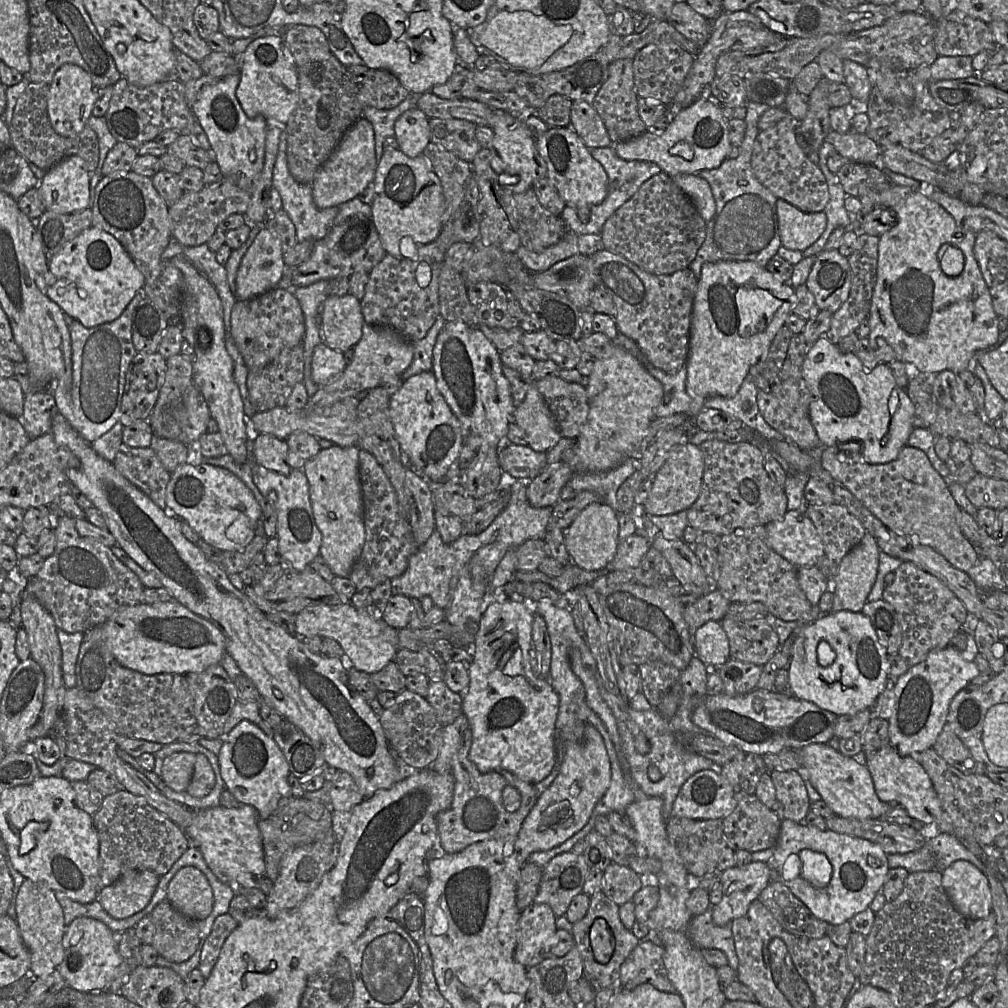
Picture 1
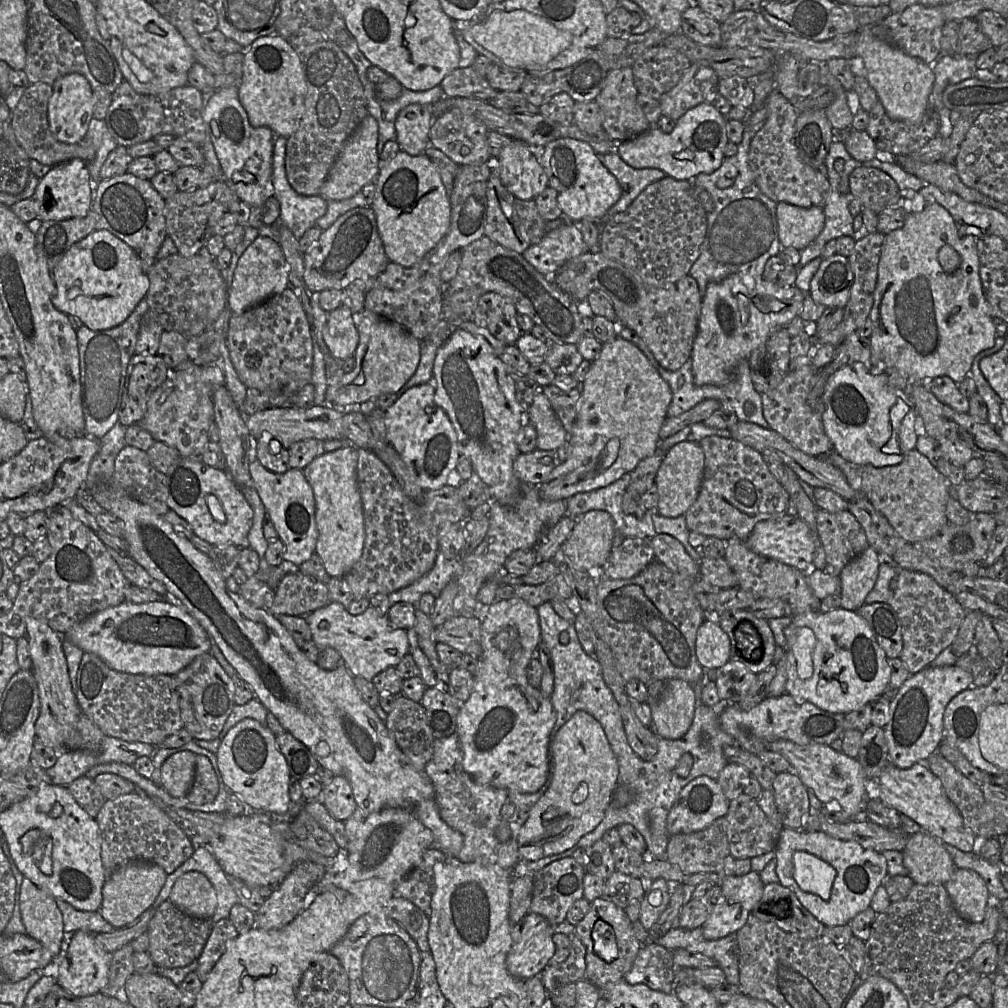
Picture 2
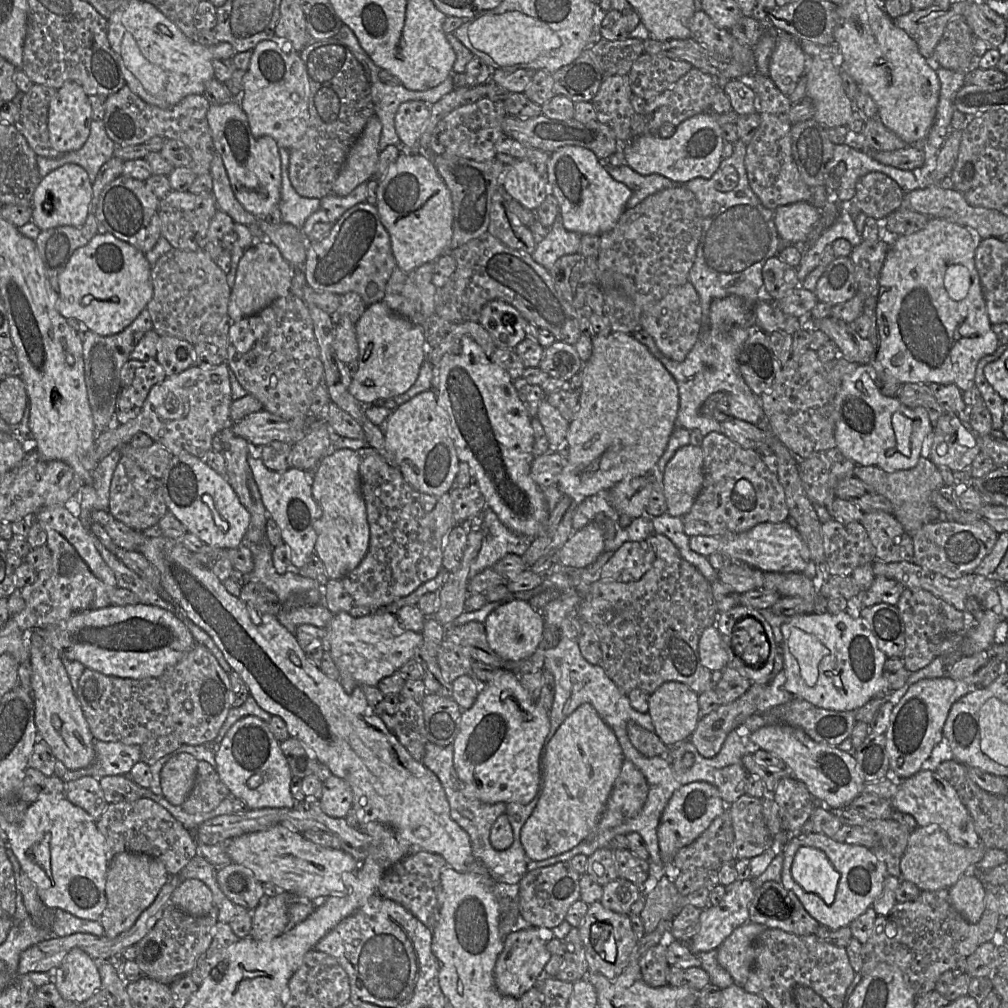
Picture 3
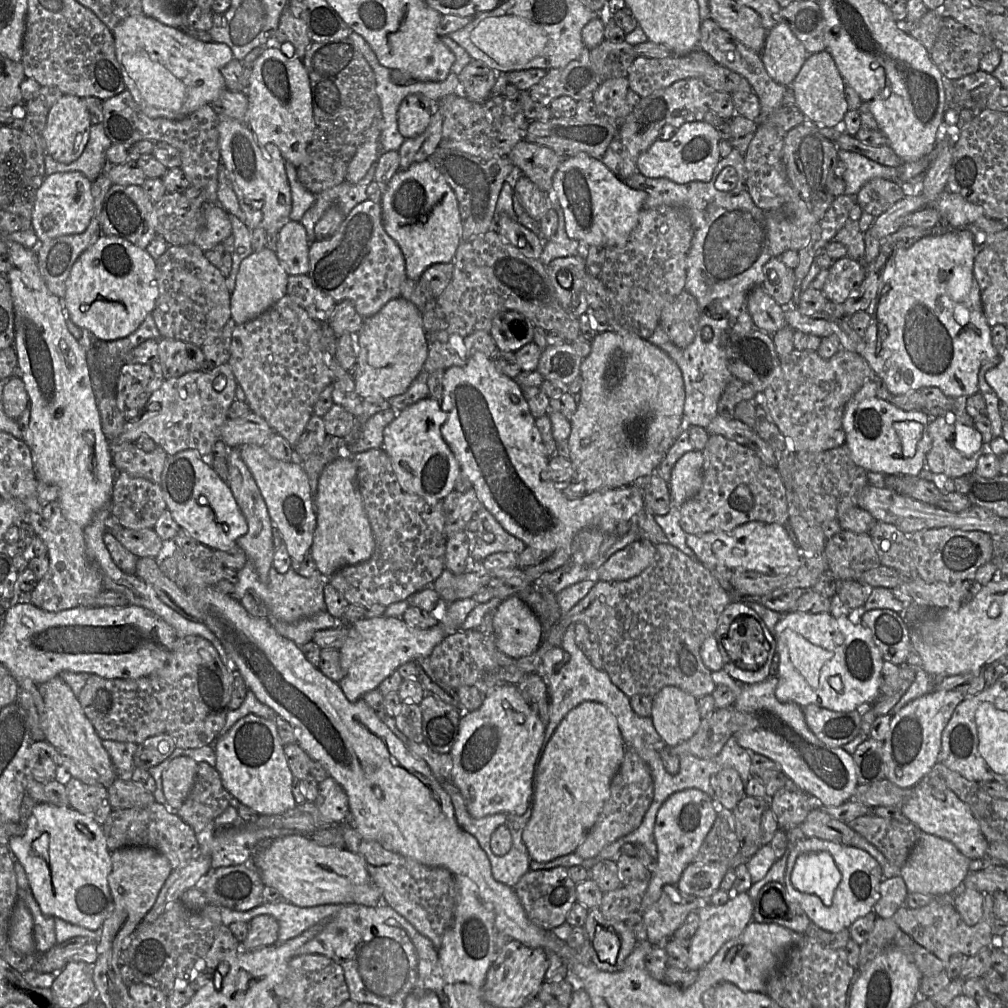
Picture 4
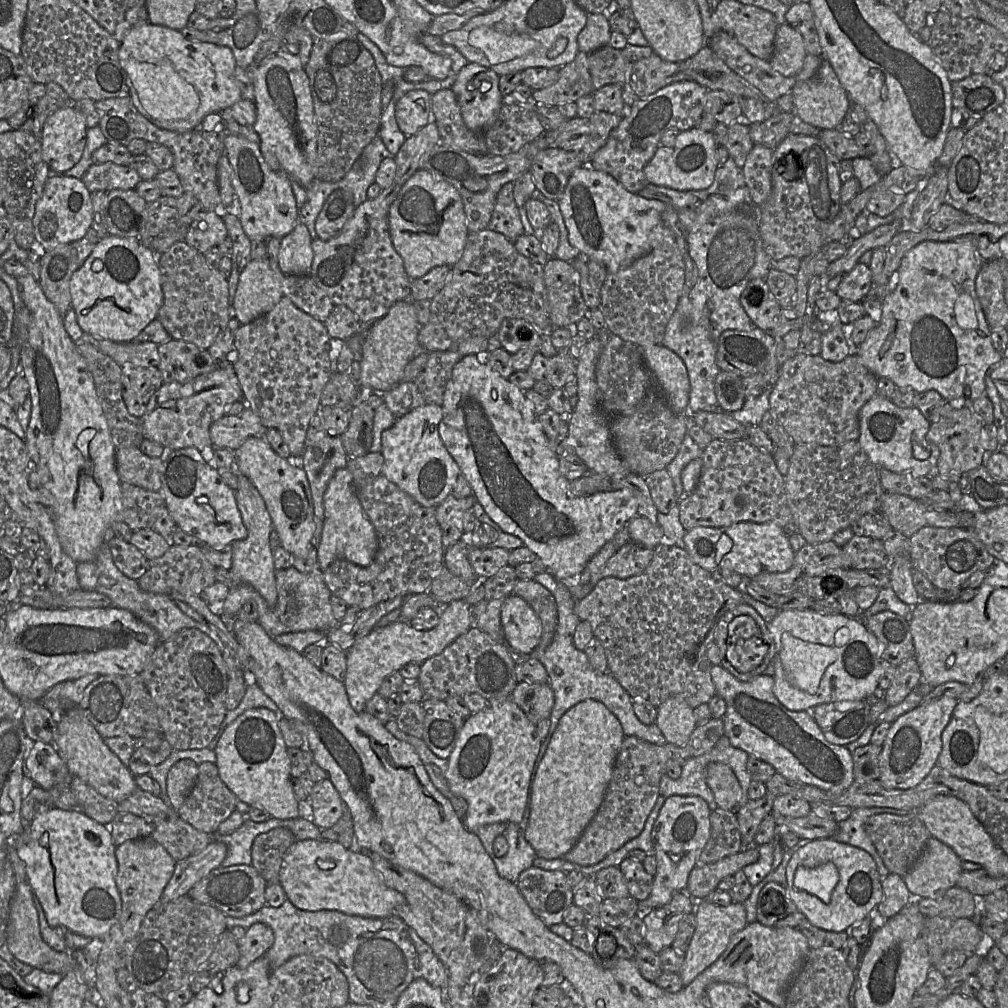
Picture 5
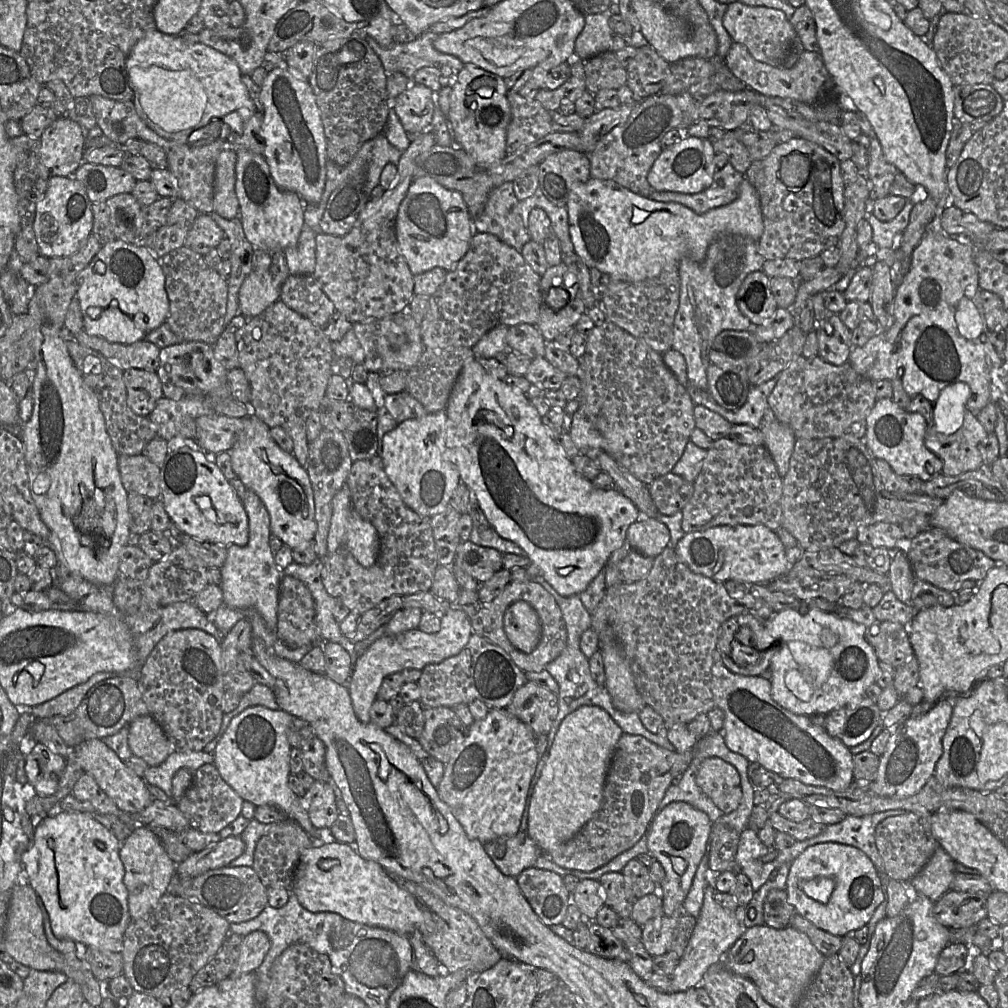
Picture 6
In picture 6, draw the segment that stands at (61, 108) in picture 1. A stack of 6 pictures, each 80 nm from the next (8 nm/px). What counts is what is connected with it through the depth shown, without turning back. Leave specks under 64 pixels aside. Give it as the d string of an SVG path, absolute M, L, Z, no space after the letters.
M66 115L43 132L39 157L51 176L71 177L82 164L86 131Z

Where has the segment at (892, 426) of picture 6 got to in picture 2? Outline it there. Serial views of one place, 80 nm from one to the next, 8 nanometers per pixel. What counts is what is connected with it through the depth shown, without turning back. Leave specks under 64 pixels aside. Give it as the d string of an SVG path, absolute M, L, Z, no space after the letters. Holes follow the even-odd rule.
M849 362L835 371L828 379L823 393L824 411L822 422L826 435L829 437L833 451L844 459L855 464L866 464L874 467L885 467L900 464L905 455L916 448L919 435L925 435L925 427L921 416L917 414L913 401L903 390L891 387L885 373L872 375L861 362ZM904 410L906 412L898 434L899 454L885 454L881 448L887 444L892 434L890 424L891 412Z

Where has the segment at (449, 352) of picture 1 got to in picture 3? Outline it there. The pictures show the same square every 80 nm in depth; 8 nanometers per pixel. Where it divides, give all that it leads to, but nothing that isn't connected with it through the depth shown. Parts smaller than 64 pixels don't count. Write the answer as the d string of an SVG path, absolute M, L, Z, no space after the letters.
M463 336L460 352L444 355L435 368L432 389L438 406L448 414L449 436L457 457L468 464L486 505L510 530L535 538L549 517L549 509L541 487L530 474L533 429L512 381L473 338Z

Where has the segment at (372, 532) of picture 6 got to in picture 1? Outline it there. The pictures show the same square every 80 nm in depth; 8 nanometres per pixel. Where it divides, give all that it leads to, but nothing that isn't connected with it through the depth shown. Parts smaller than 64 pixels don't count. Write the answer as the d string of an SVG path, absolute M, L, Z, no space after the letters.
M333 444L308 460L302 470L309 483L315 523L322 535L320 555L335 576L348 577L365 541L364 505L359 474L358 446Z

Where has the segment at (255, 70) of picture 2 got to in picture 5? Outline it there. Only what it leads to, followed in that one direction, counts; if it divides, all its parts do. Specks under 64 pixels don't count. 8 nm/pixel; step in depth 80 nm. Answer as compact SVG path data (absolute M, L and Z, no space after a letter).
M279 54L269 57L259 66L257 79L254 82L256 107L255 131L260 137L260 150L274 170L284 170L289 177L296 179L302 186L307 187L316 176L317 127L313 98L309 77L301 66L293 66Z

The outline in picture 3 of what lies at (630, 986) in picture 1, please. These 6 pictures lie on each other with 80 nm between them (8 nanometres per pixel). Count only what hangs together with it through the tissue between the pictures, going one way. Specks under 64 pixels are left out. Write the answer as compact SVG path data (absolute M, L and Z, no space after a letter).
M667 941L649 948L640 958L639 965L643 980L651 987L668 985L670 965L667 961Z

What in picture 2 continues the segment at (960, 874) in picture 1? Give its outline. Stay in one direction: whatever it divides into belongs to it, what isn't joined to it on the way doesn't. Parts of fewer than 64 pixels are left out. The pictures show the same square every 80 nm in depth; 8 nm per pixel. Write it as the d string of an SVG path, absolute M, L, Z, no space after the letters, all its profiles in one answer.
M956 868L944 886L955 910L963 919L983 921L989 894L978 873L971 869Z

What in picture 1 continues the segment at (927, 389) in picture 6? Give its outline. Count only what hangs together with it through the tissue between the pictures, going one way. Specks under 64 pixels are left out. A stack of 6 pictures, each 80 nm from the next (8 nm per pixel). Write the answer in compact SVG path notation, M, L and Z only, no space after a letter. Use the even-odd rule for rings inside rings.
M893 184L888 190L883 191L879 194L879 205L886 206L894 210L897 214L897 224L889 231L884 232L880 236L879 246L878 246L878 264L876 272L876 283L874 286L870 312L868 316L870 333L868 339L872 348L877 348L876 338L882 337L886 342L892 347L896 353L897 360L904 363L913 364L918 371L924 373L934 373L937 374L944 370L952 371L959 374L961 371L968 368L969 361L975 356L975 353L979 350L987 349L990 346L996 344L998 336L1000 333L998 327L997 314L992 306L991 296L989 294L986 283L983 279L980 267L974 255L974 245L976 241L977 233L974 231L965 231L961 236L958 236L957 225L954 218L937 202L930 199L923 192L924 188L920 190L912 190L907 186L900 186ZM945 244L951 244L954 247L959 248L964 255L964 269L956 277L949 277L945 275L940 267L940 262L937 257L939 248Z

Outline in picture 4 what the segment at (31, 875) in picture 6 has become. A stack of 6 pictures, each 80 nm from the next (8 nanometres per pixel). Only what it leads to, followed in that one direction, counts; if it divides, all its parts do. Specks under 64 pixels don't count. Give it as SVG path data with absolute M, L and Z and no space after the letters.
M37 803L25 827L24 834L9 838L8 847L23 866L41 911L46 916L99 930L114 908L108 885L111 852L101 825L71 806Z

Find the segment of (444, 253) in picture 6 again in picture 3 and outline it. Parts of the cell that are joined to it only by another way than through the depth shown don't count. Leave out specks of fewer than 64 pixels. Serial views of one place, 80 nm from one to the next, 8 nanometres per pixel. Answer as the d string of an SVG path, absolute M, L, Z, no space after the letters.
M402 150L377 187L379 218L390 236L397 266L405 272L436 261L448 251L453 235L451 192L435 168L432 155L438 154Z

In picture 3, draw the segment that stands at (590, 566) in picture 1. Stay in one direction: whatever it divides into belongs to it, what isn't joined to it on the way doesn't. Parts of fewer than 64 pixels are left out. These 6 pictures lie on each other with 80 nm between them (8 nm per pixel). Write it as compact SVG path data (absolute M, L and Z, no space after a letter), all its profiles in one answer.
M590 522L580 530L571 534L558 553L558 560L561 566L586 568L593 564L604 552L604 530L597 522Z

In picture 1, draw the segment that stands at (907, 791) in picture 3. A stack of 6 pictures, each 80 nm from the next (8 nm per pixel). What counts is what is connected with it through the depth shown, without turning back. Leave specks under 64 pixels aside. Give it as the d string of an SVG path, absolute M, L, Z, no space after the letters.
M887 745L875 753L867 753L865 757L865 766L871 774L875 793L881 801L902 806L911 818L924 824L935 824L941 833L954 834L952 821L943 810L930 777L911 756L902 756L891 745Z

